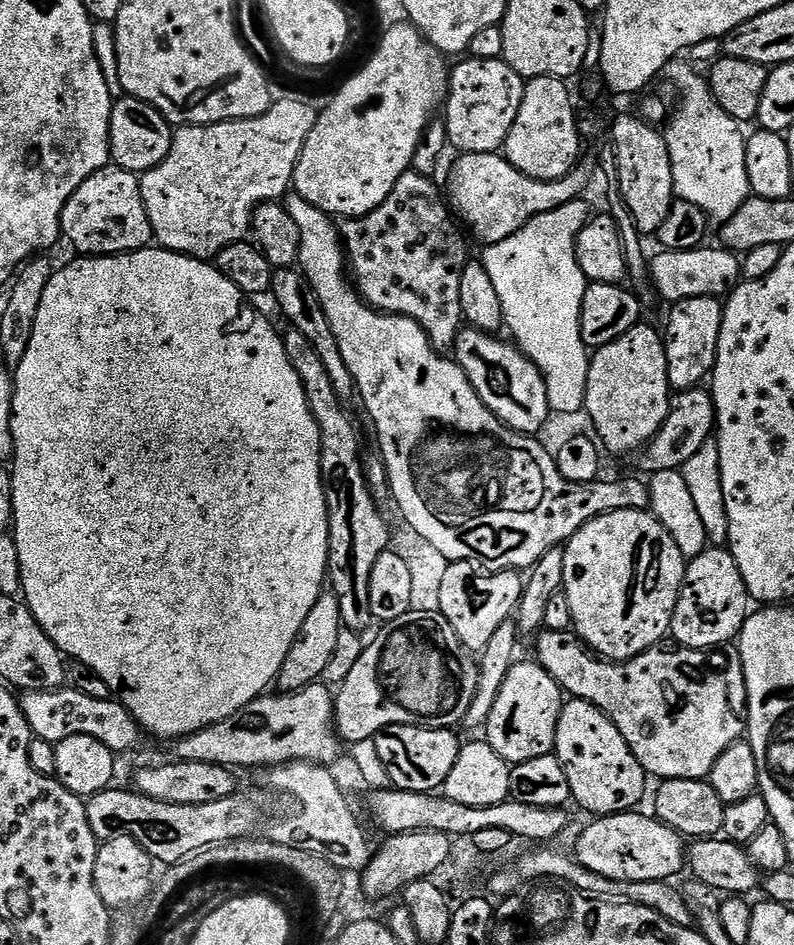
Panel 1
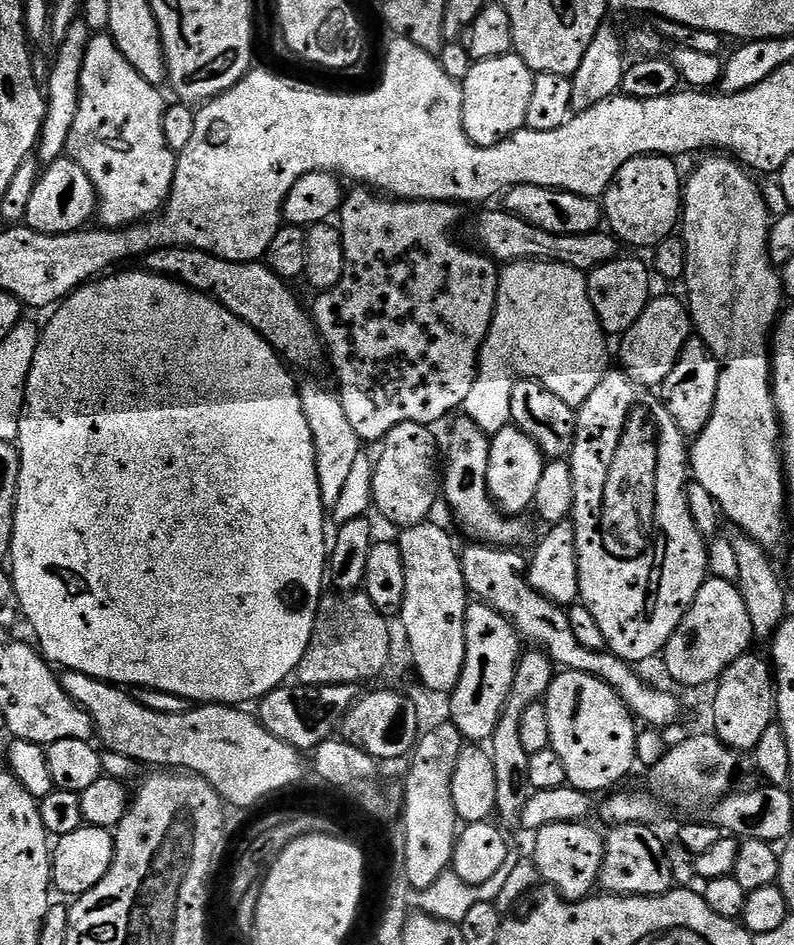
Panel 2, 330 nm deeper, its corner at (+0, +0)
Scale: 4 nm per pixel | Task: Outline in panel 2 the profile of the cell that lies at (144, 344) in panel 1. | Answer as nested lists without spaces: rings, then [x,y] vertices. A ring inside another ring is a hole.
[[[137,270],[137,272],[120,272],[120,273],[119,273],[119,272],[120,272],[120,271],[117,271],[117,272],[116,272],[116,273],[115,273],[115,274],[108,274],[108,275],[105,275],[105,276],[104,276],[104,277],[103,277],[103,278],[97,278],[97,279],[95,279],[95,280],[93,280],[93,281],[91,281],[91,282],[89,282],[89,283],[87,283],[87,284],[81,284],[81,285],[80,285],[80,287],[79,287],[79,288],[77,288],[77,289],[76,289],[76,291],[74,291],[74,292],[71,292],[71,293],[70,293],[70,295],[69,295],[69,296],[67,296],[67,298],[65,298],[65,300],[62,300],[62,301],[60,301],[60,303],[59,303],[59,305],[58,305],[58,307],[57,307],[57,308],[56,308],[56,309],[55,309],[55,311],[53,311],[53,312],[52,312],[52,313],[51,313],[51,315],[52,315],[52,314],[53,314],[53,316],[52,316],[52,317],[50,317],[50,318],[49,318],[49,320],[48,320],[48,325],[46,325],[46,326],[45,326],[45,324],[44,324],[44,325],[43,325],[43,328],[42,328],[42,331],[41,331],[41,334],[40,334],[40,341],[38,341],[38,343],[37,343],[37,352],[36,352],[36,353],[35,353],[35,354],[34,354],[34,358],[33,358],[33,365],[32,365],[32,366],[30,366],[30,372],[29,372],[29,376],[28,376],[28,381],[27,381],[27,382],[26,382],[26,384],[25,384],[25,394],[24,394],[24,408],[23,408],[23,409],[22,409],[22,411],[21,411],[21,420],[20,420],[20,435],[19,435],[19,439],[18,439],[18,451],[19,451],[19,454],[20,454],[20,469],[19,469],[19,470],[18,470],[18,478],[17,478],[17,479],[16,479],[16,509],[15,509],[15,510],[14,510],[14,518],[13,518],[13,519],[12,519],[12,550],[11,550],[11,553],[10,553],[10,565],[11,565],[11,564],[12,564],[12,568],[11,568],[11,567],[10,567],[10,575],[11,575],[11,578],[12,578],[12,584],[13,584],[13,585],[14,585],[14,587],[16,587],[16,602],[17,602],[17,605],[18,605],[18,608],[19,608],[19,611],[20,611],[20,612],[21,612],[21,613],[22,613],[22,616],[23,616],[23,619],[24,619],[24,616],[25,616],[25,618],[26,618],[26,619],[28,619],[28,624],[29,624],[29,626],[30,626],[30,627],[32,627],[32,632],[33,632],[33,634],[34,634],[34,635],[36,635],[36,640],[37,640],[37,641],[36,641],[36,640],[35,640],[35,643],[36,643],[36,644],[37,644],[37,645],[38,645],[38,648],[39,648],[39,651],[40,651],[40,652],[41,652],[41,653],[42,653],[42,655],[43,655],[43,657],[44,657],[44,659],[45,659],[45,660],[47,660],[47,661],[49,661],[49,662],[51,662],[51,663],[52,663],[52,664],[53,664],[53,665],[56,665],[56,666],[59,666],[59,664],[61,664],[61,665],[60,665],[60,666],[59,666],[59,667],[60,667],[60,668],[61,668],[61,669],[64,669],[64,670],[67,670],[67,671],[70,671],[70,672],[81,672],[81,673],[82,673],[82,674],[86,674],[86,675],[87,675],[87,676],[89,676],[89,677],[90,677],[90,678],[94,678],[94,679],[95,679],[95,680],[102,680],[102,681],[104,681],[104,683],[106,683],[106,684],[110,684],[110,685],[113,685],[113,686],[131,686],[131,687],[132,687],[132,688],[133,688],[133,689],[138,689],[138,688],[153,688],[153,689],[154,689],[154,690],[158,690],[158,691],[159,691],[159,692],[165,692],[165,693],[166,693],[166,694],[174,694],[174,695],[175,695],[175,696],[180,696],[180,697],[182,697],[182,699],[183,699],[183,700],[190,700],[190,701],[193,701],[193,702],[195,702],[195,703],[196,703],[196,704],[197,704],[197,705],[200,705],[200,706],[203,706],[203,705],[206,705],[206,704],[227,704],[227,705],[229,705],[229,706],[248,706],[248,705],[244,705],[244,704],[248,704],[248,703],[250,703],[250,702],[251,702],[251,700],[252,700],[252,703],[253,703],[253,702],[259,702],[259,701],[260,701],[260,699],[262,699],[262,698],[263,698],[263,696],[264,696],[264,695],[266,695],[266,693],[268,693],[268,692],[272,692],[272,691],[274,691],[274,689],[276,689],[276,688],[278,688],[278,687],[281,687],[281,685],[283,685],[283,684],[284,684],[284,683],[285,683],[285,681],[287,681],[287,680],[284,680],[284,679],[286,679],[286,678],[287,678],[287,676],[289,676],[289,677],[291,677],[291,676],[292,676],[292,675],[293,675],[293,673],[295,673],[295,671],[296,671],[296,667],[298,667],[298,665],[300,665],[300,663],[301,663],[301,662],[302,662],[302,654],[306,654],[306,646],[310,646],[310,638],[311,638],[311,637],[312,637],[312,635],[313,635],[313,634],[314,634],[314,622],[315,622],[315,621],[316,621],[316,611],[317,611],[317,610],[318,610],[318,606],[319,606],[319,605],[320,605],[320,602],[321,602],[321,599],[322,599],[322,593],[323,593],[323,592],[324,592],[324,591],[325,591],[325,589],[324,589],[324,590],[323,590],[323,588],[324,588],[324,584],[325,584],[325,588],[326,588],[326,569],[327,569],[327,567],[328,567],[328,557],[329,557],[329,549],[330,549],[330,544],[329,544],[329,541],[328,541],[328,540],[326,540],[326,541],[324,541],[324,516],[325,516],[325,520],[326,520],[326,509],[325,509],[325,507],[324,507],[324,503],[323,503],[323,502],[322,502],[322,494],[321,494],[321,493],[320,493],[320,491],[319,491],[319,490],[318,490],[318,466],[317,466],[317,465],[316,465],[316,455],[315,455],[315,454],[314,454],[314,438],[313,438],[313,437],[312,437],[312,435],[311,435],[311,434],[310,434],[310,422],[306,422],[306,414],[305,414],[305,413],[304,413],[304,411],[303,411],[303,410],[302,410],[302,402],[301,402],[301,401],[300,401],[300,390],[299,390],[299,387],[298,387],[298,380],[295,380],[295,378],[294,378],[294,377],[292,377],[292,376],[291,376],[291,374],[290,374],[290,373],[288,373],[288,368],[289,368],[289,365],[288,365],[288,364],[287,364],[287,363],[285,363],[285,361],[284,361],[284,360],[283,360],[283,359],[282,359],[282,357],[281,357],[281,355],[280,355],[280,353],[279,353],[279,352],[277,352],[277,351],[276,351],[276,349],[275,349],[275,348],[272,348],[272,347],[271,347],[271,346],[269,346],[269,345],[268,345],[268,344],[267,344],[267,342],[266,342],[266,341],[265,341],[265,340],[264,340],[264,339],[263,339],[263,338],[261,338],[261,337],[260,337],[260,336],[259,336],[259,334],[258,334],[258,333],[256,333],[256,331],[255,331],[255,330],[254,330],[254,329],[253,329],[253,328],[251,328],[251,327],[250,327],[250,326],[249,326],[249,325],[248,325],[248,324],[247,324],[247,323],[246,323],[246,322],[242,322],[242,321],[241,321],[241,320],[240,320],[240,319],[239,319],[239,318],[237,318],[237,317],[236,317],[236,315],[234,315],[234,314],[233,314],[233,313],[232,313],[232,311],[231,311],[231,310],[229,310],[229,309],[228,309],[228,308],[224,308],[224,307],[222,307],[222,306],[221,306],[221,305],[220,305],[220,302],[219,302],[219,300],[217,300],[217,299],[215,299],[215,298],[213,298],[213,297],[211,297],[211,296],[209,296],[209,295],[207,295],[207,294],[205,294],[205,293],[203,293],[203,292],[195,292],[195,290],[194,290],[194,289],[192,289],[192,288],[188,288],[188,287],[187,287],[187,286],[186,286],[186,285],[184,285],[184,284],[181,284],[181,283],[180,283],[180,281],[179,281],[179,280],[169,280],[169,279],[168,279],[168,277],[166,277],[166,276],[156,276],[156,275],[154,275],[154,274],[153,274],[153,273],[152,273],[152,272],[146,272],[146,271],[143,271],[143,270]]]

